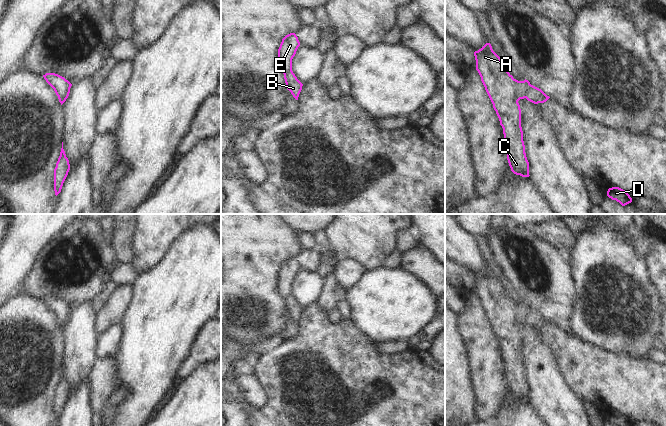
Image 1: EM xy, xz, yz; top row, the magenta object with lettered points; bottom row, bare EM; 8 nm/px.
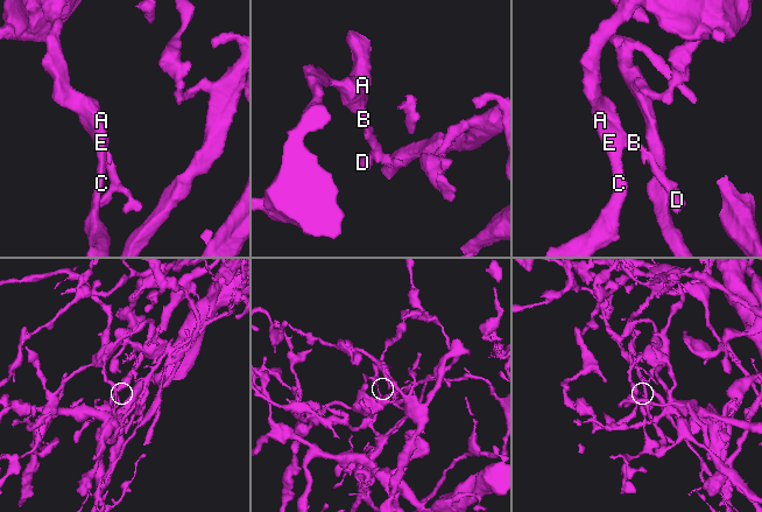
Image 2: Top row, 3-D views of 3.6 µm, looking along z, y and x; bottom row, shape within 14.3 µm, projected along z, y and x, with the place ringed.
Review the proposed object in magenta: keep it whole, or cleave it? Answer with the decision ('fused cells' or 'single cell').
fused cells

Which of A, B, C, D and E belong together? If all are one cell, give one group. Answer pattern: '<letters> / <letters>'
A C E / B D

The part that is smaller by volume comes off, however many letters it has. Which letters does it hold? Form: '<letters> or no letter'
B, D

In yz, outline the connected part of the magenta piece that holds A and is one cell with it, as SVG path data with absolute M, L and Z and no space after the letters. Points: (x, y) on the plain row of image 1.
M490 267L474 276L476 294L503 352L506 378L511 395L529 401L529 386L525 377L518 325L526 322L531 308L518 305L508 296Z

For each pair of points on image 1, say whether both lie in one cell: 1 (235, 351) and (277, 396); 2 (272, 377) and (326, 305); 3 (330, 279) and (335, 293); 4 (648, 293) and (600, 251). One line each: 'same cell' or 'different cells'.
1: different cells
2: different cells
3: same cell
4: same cell

